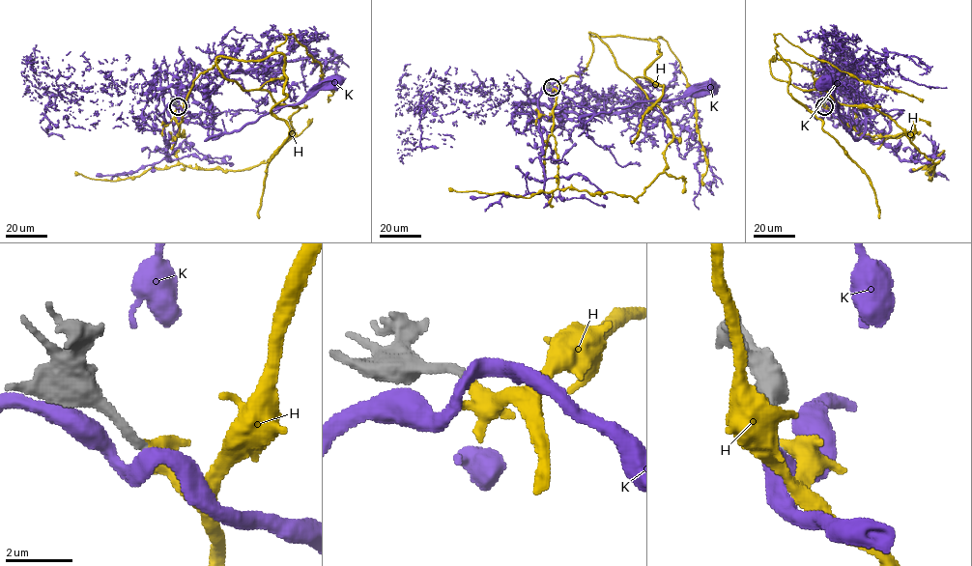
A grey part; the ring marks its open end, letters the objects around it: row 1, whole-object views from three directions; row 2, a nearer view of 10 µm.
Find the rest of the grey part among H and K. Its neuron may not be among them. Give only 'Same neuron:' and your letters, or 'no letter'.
Same neuron: H

